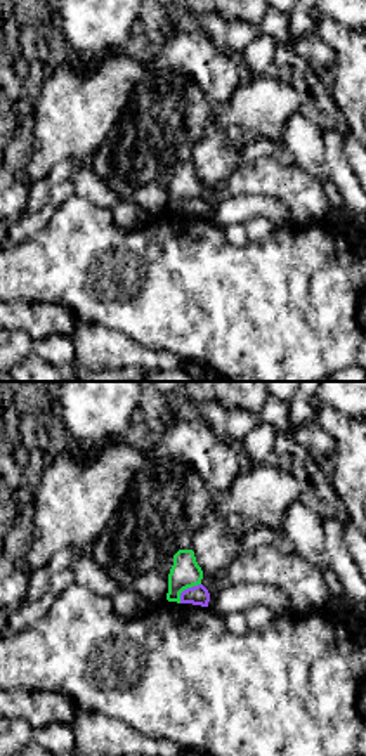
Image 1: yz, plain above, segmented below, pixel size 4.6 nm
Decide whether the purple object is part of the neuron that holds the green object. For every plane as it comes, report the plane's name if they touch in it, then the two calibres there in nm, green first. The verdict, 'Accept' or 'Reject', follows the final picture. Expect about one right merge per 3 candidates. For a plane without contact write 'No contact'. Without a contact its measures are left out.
Touches green in yz. Thickness 140 nm (green) against 100 nm

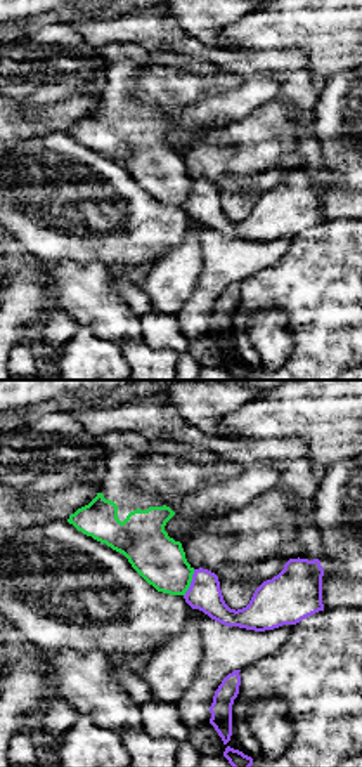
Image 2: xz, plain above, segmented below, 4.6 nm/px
Touches green in xz. Thickness 220 nm (green) against 150 nm

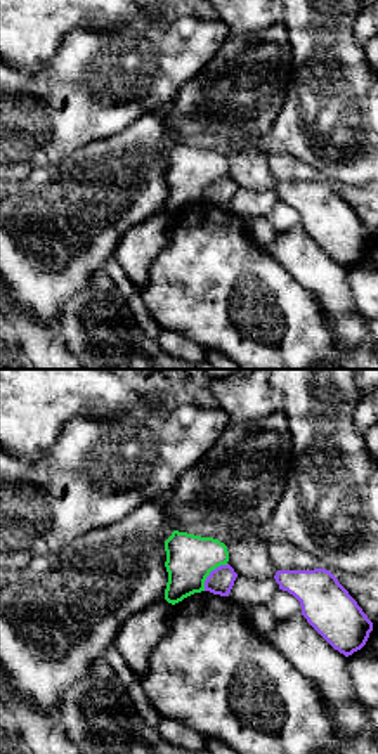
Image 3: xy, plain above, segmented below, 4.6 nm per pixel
Touches green in xy. Thickness 220 nm (green) against 120 nm

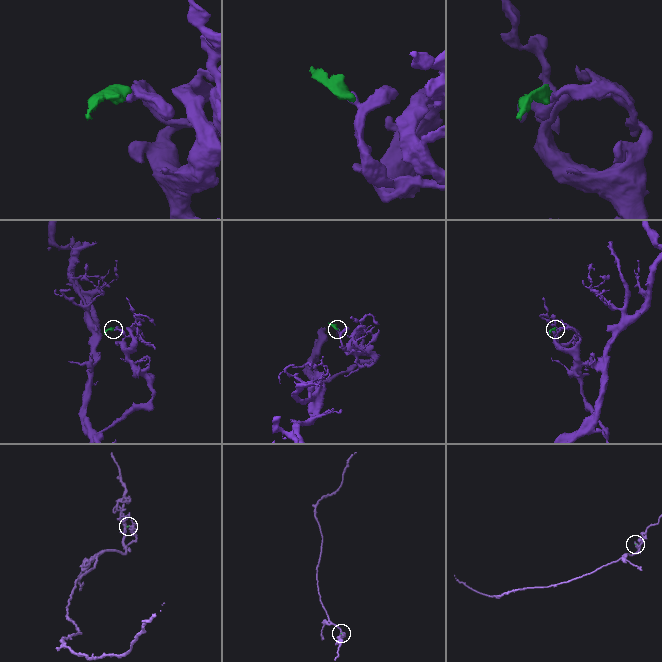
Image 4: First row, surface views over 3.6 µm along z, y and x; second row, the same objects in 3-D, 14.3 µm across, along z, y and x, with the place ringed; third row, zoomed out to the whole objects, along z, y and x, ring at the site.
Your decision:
Reject

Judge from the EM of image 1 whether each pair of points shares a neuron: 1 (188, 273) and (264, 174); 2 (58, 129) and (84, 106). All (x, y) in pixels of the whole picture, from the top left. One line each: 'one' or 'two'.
1: two
2: one

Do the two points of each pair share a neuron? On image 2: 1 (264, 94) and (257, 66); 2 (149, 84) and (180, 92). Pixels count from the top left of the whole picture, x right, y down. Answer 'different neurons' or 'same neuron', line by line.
1: different neurons
2: same neuron

